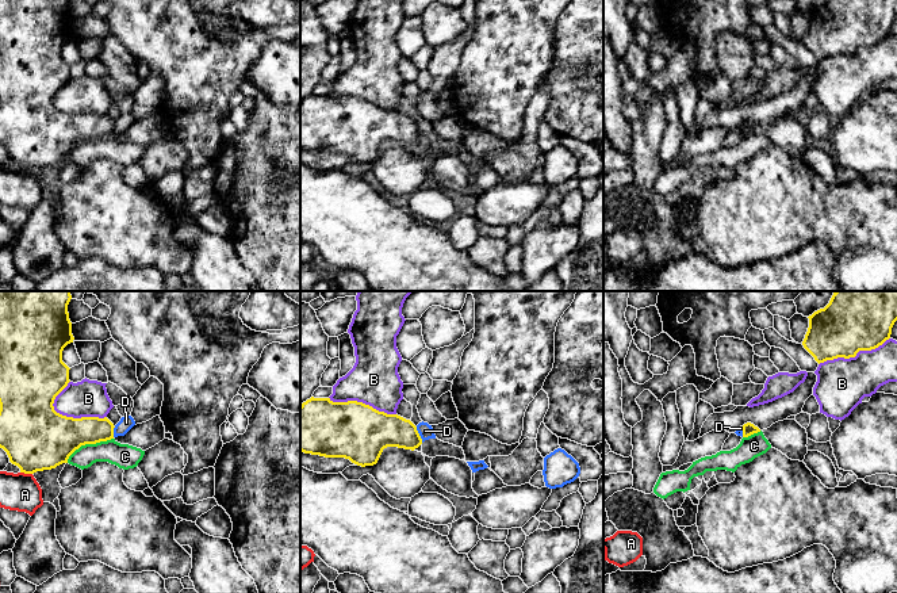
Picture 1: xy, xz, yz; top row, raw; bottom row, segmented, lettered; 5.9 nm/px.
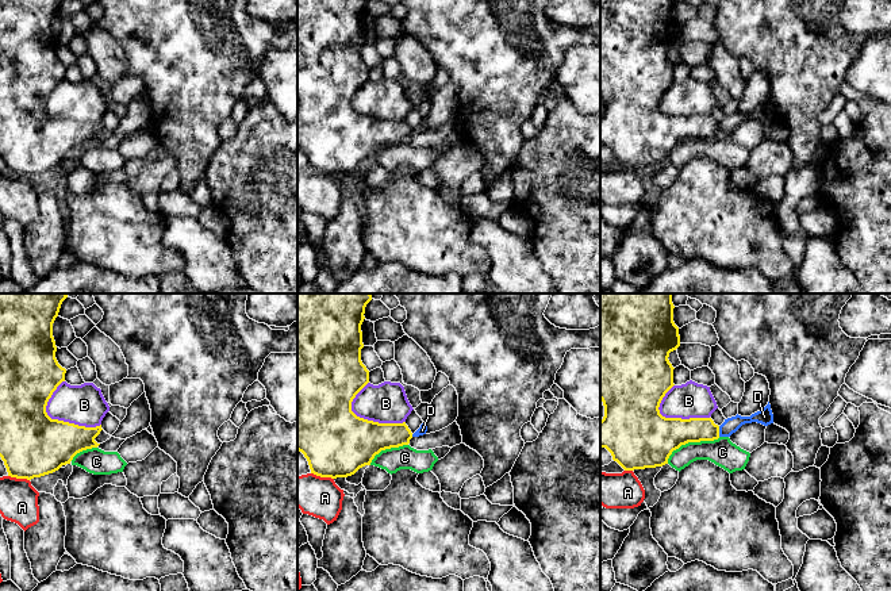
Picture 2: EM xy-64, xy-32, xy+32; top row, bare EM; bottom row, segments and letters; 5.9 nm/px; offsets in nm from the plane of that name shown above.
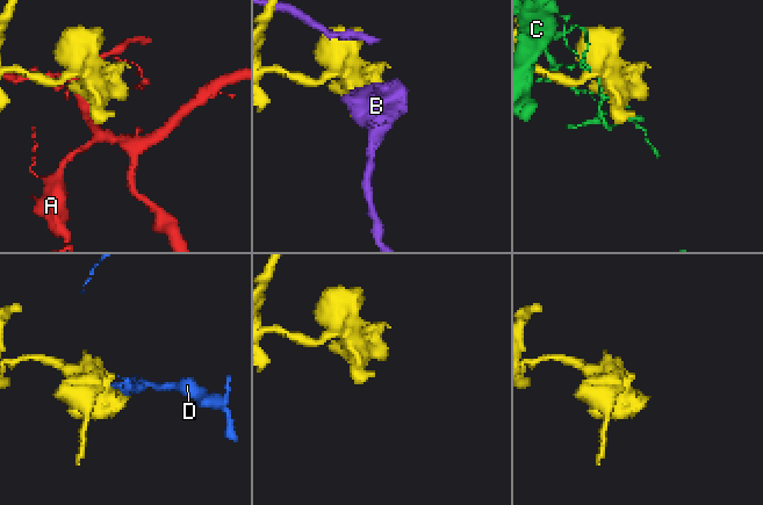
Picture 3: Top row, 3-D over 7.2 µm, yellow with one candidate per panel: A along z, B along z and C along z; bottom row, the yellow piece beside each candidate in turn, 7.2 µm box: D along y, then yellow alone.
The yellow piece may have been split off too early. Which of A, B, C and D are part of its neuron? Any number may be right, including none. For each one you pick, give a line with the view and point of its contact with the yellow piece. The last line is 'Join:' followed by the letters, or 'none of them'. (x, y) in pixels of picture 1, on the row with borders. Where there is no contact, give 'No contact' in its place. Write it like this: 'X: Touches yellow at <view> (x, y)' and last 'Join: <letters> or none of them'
Join: none of them

